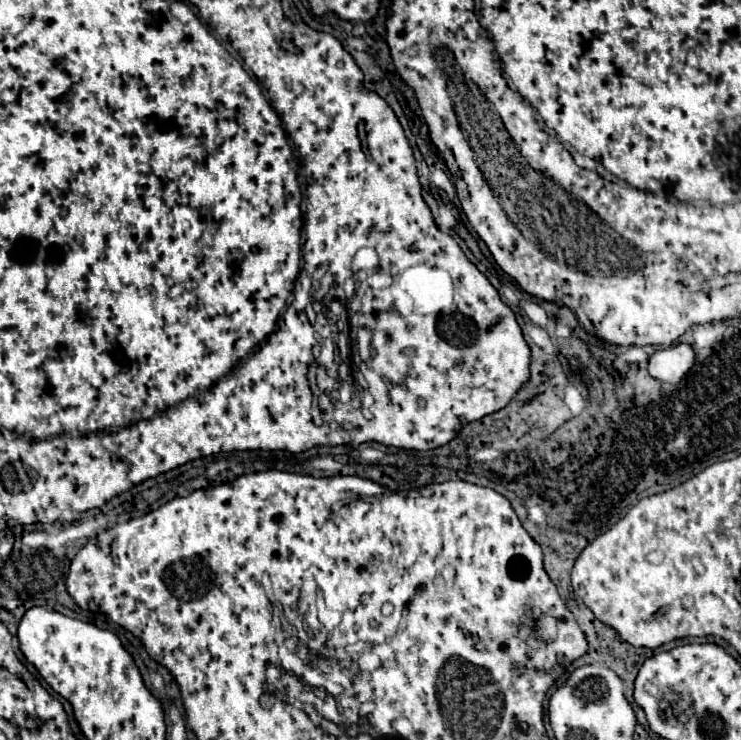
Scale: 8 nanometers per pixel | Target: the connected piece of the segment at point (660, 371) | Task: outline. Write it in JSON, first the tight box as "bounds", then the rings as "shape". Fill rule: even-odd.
{"bounds":[649,343,695,383],"shape":[[[675,343],[669,347],[661,347],[649,357],[649,375],[663,383],[679,383],[683,375],[693,367],[695,353],[687,343]]]}

